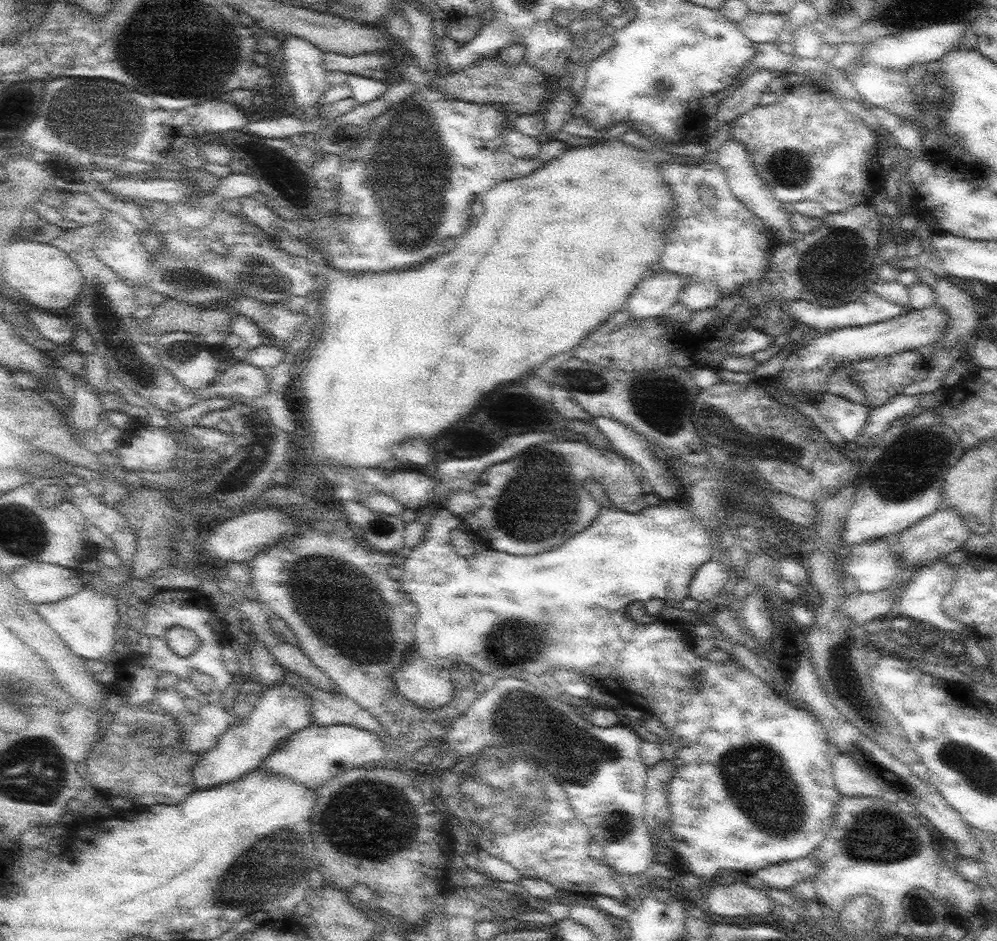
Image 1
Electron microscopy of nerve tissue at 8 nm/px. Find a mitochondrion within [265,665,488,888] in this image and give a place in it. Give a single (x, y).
(367, 820)

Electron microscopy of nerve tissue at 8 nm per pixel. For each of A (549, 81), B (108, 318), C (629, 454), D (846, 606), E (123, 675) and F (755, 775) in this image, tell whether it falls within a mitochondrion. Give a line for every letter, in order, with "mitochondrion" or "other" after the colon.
A: other
B: mitochondrion
C: other
D: other
E: other
F: mitochondrion

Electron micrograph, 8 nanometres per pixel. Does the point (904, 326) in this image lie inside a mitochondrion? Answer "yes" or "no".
no

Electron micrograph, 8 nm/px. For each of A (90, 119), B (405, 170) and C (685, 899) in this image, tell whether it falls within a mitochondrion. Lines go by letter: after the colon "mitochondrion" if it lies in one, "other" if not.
A: mitochondrion
B: mitochondrion
C: other

